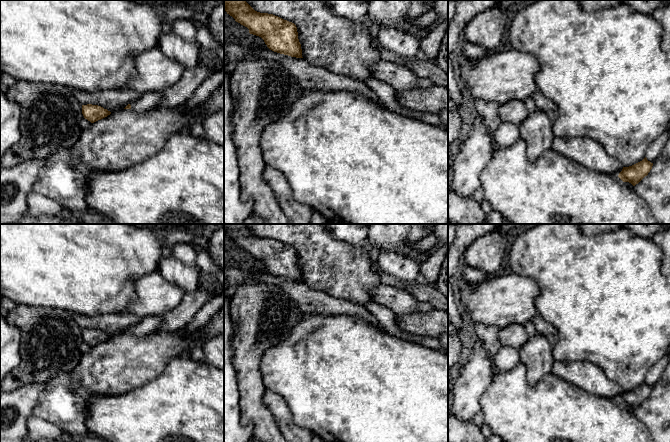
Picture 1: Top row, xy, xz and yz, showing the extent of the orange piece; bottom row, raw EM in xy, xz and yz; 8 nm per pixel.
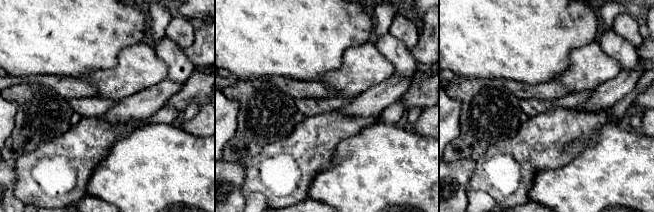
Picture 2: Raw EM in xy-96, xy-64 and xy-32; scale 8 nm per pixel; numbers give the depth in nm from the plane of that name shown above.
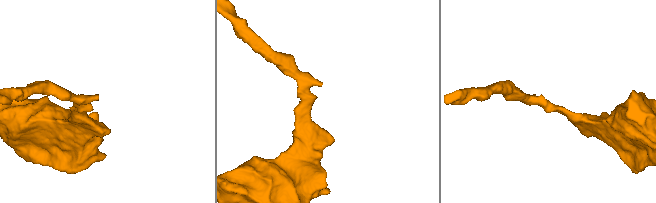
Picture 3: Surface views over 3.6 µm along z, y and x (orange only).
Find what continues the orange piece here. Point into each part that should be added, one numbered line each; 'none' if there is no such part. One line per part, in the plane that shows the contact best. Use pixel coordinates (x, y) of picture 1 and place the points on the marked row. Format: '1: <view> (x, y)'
1: xy (147, 101)

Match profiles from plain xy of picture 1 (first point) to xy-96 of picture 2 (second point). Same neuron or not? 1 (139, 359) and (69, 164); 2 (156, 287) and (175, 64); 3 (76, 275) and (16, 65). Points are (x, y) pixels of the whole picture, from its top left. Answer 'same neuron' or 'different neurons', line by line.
1: same neuron
2: different neurons
3: same neuron

